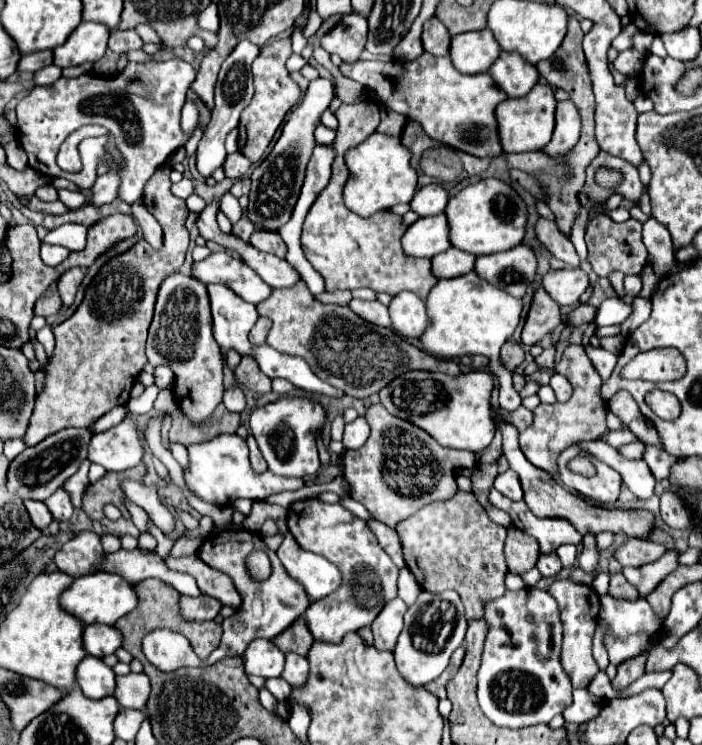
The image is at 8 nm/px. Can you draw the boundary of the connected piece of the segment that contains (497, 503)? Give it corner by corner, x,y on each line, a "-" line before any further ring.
491,489
489,493
489,503
493,503
493,507
503,509
511,519
513,525
529,535
533,535
539,541
539,549
541,553
555,553
557,547
565,545
565,543
573,543
579,545
581,543
581,533
565,519
541,519
535,517
529,507
525,505
525,501
511,501
505,495
501,495
497,489

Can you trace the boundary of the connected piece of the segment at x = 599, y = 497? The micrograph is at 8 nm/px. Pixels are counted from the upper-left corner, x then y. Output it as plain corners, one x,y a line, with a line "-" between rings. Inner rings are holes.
577,445
567,447
567,451
563,451
559,455
559,459
565,461
563,467
559,467
559,477
563,481
565,487
569,487
571,491
583,495
585,499
591,499
599,505
611,505
613,501
617,501
619,497
619,489
621,489
621,475
617,475
617,471
613,471
609,465
601,463
595,457
589,457
591,463
595,465
597,473
595,477
581,477
575,475
567,469
567,461
573,459
575,455
583,455
583,451

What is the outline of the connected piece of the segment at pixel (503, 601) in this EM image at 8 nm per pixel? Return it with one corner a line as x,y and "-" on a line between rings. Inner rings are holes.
525,587
521,591
507,591
503,597
489,601
485,605
485,621
489,623
489,633
485,641
483,661
477,675
477,699
481,711
491,723
521,729
537,723
549,723
555,715
563,713
565,707
573,703
571,681
565,675
559,653
561,653
561,621
559,607
547,591

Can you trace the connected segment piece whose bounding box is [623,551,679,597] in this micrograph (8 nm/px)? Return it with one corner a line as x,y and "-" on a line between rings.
667,551
657,563
649,563
637,569
625,567
623,575
639,591
639,595
645,597
649,591
653,591
653,587
657,587
657,583
661,583
669,573
677,569
677,555
677,551

